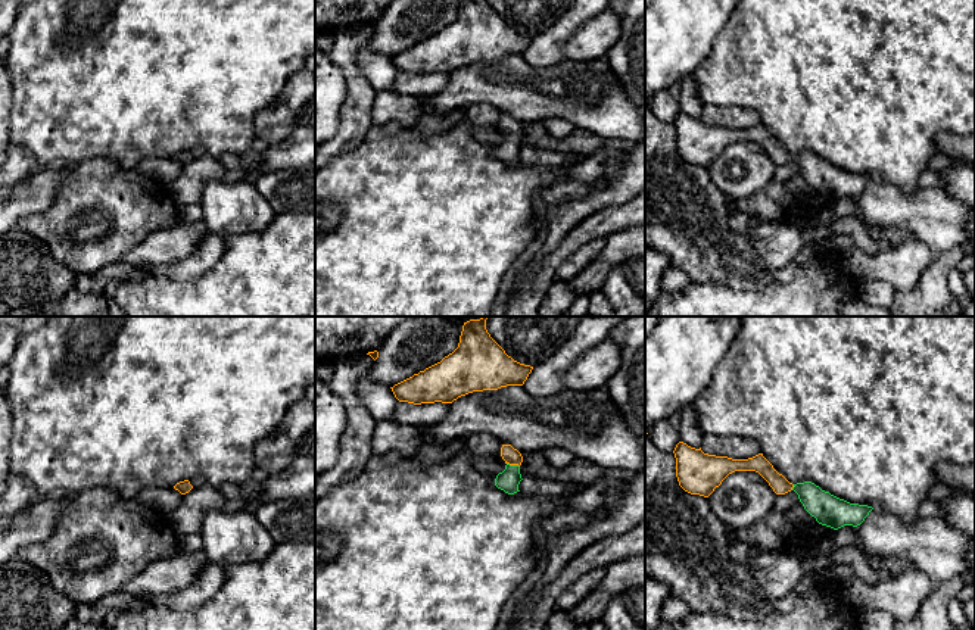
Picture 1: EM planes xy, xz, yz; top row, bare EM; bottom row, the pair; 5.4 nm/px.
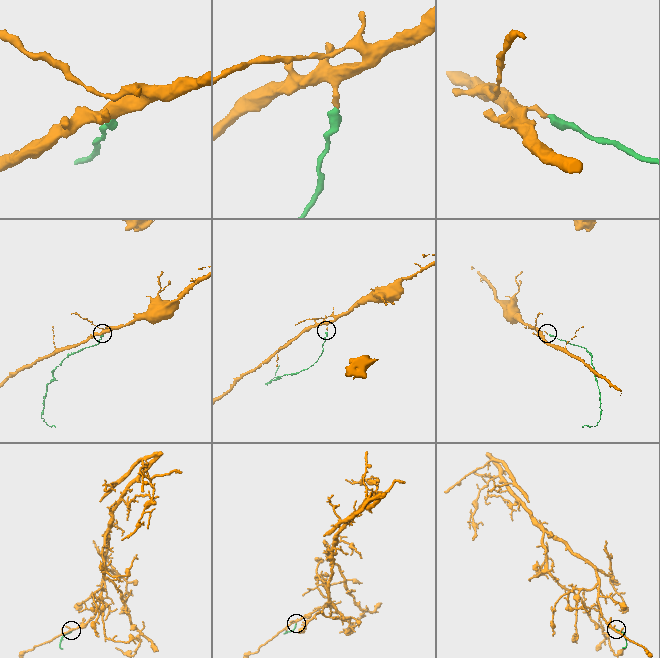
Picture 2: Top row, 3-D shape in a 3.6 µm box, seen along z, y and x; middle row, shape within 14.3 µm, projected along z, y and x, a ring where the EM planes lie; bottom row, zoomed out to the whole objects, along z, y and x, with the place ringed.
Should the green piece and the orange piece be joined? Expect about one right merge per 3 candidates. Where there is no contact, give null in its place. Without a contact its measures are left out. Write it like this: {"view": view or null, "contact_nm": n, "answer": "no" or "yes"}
{"view": "xz", "contact_nm": 80, "answer": "yes"}

